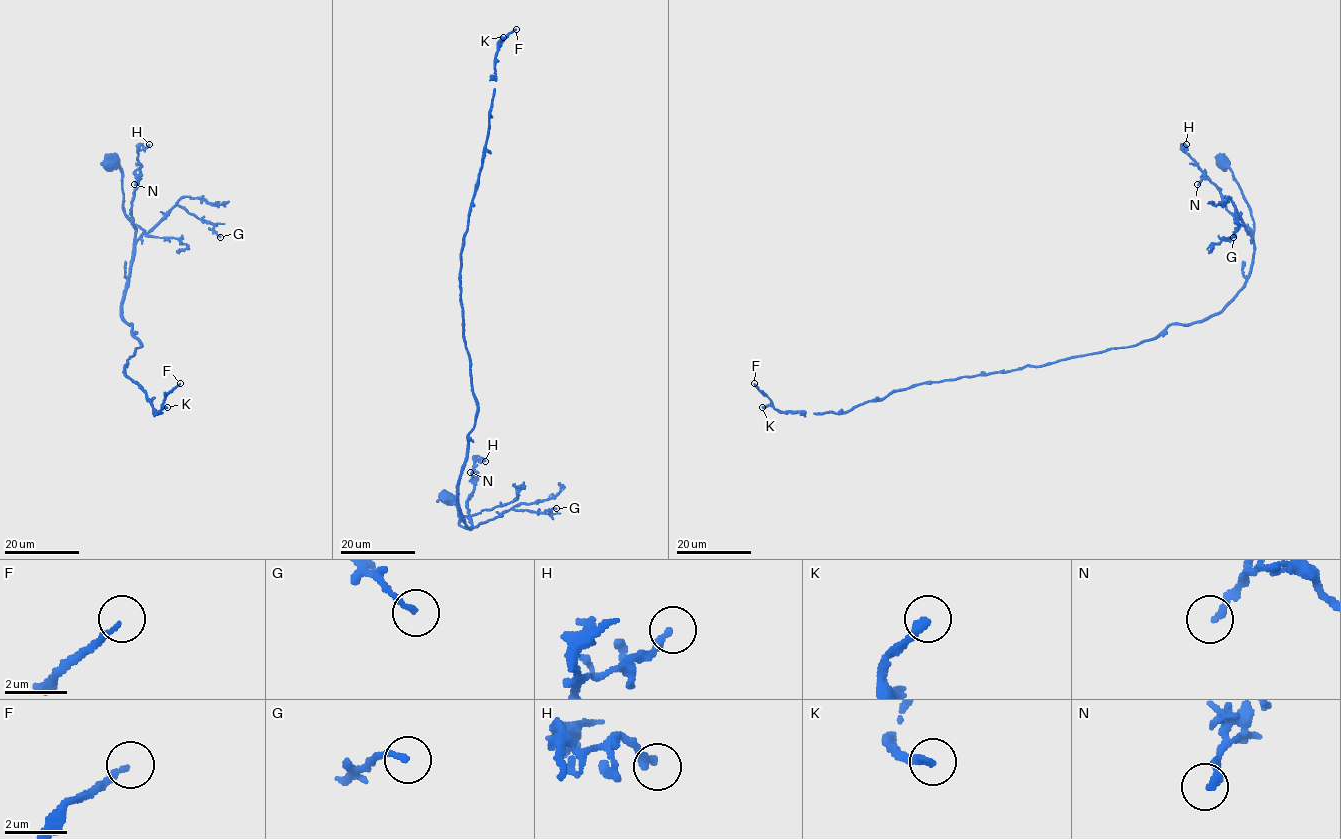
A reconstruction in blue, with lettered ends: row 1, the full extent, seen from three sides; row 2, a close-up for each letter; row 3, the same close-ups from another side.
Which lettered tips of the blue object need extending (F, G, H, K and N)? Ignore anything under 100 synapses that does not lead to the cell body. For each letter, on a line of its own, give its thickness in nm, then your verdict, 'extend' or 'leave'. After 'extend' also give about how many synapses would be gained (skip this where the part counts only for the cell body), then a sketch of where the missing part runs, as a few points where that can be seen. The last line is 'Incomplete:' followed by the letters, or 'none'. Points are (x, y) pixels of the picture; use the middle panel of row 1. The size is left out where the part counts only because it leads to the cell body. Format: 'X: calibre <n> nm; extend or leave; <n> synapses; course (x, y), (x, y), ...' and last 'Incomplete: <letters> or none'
F: calibre 180 nm; extend; 110 synapses; course (516, 29), (542, 18), (566, 21), (569, 47), (560, 69), (564, 81), (573, 83), (571, 96), (580, 82)
G: calibre 160 nm; leave
H: calibre 280 nm; leave
K: calibre 240 nm; extend; 100 synapses
N: calibre 220 nm; leave
Incomplete: F, K

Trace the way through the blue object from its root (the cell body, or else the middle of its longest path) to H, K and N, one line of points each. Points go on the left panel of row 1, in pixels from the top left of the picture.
H: (110, 163), (121, 172), (124, 214), (136, 230), (131, 200), (140, 174), (137, 156), (149, 144)
K: (110, 163), (135, 228), (121, 316), (141, 347), (124, 374), (153, 413), (167, 407)
N: (110, 163), (117, 165), (121, 172), (124, 214), (136, 230), (132, 223), (131, 200), (139, 179), (134, 184)

